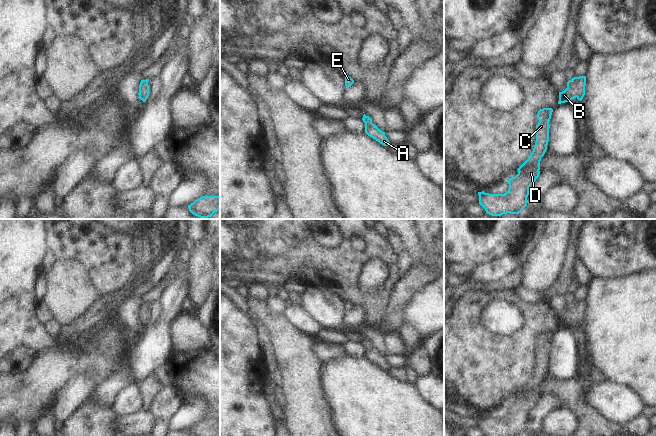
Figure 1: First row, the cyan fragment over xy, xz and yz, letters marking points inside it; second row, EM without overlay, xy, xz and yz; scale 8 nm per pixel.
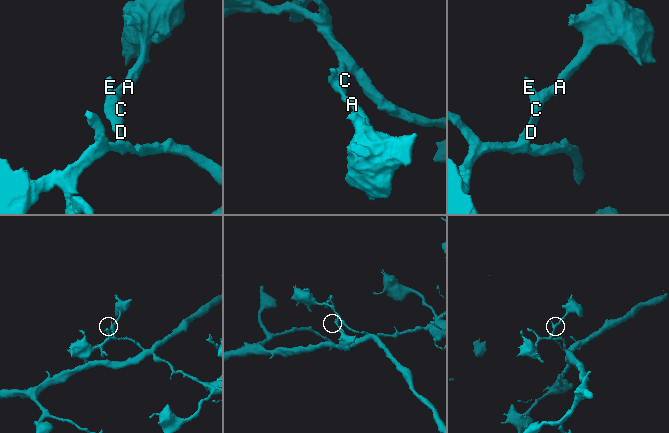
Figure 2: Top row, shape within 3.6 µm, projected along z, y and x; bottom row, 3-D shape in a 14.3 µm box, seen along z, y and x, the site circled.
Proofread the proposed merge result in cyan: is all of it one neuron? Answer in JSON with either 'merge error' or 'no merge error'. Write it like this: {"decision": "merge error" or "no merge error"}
{"decision": "no merge error"}

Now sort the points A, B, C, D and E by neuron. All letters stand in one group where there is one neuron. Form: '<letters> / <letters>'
A B C D E

